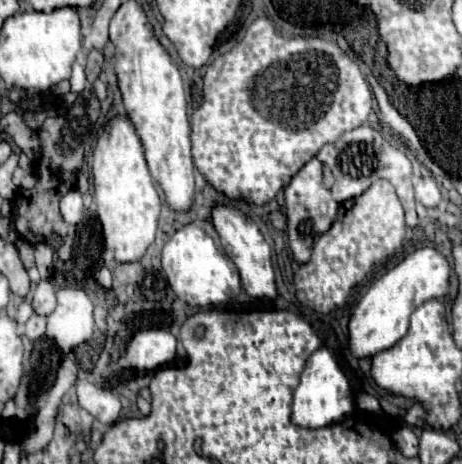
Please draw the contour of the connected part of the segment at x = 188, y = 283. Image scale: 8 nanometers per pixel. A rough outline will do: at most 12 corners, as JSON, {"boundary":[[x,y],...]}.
{"boundary":[[211,222],[165,244],[169,286],[189,306],[241,292],[239,272]]}

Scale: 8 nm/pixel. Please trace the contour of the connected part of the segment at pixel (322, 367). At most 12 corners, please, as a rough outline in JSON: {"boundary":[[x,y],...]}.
{"boundary":[[331,350],[309,356],[291,420],[323,428],[353,412]]}

